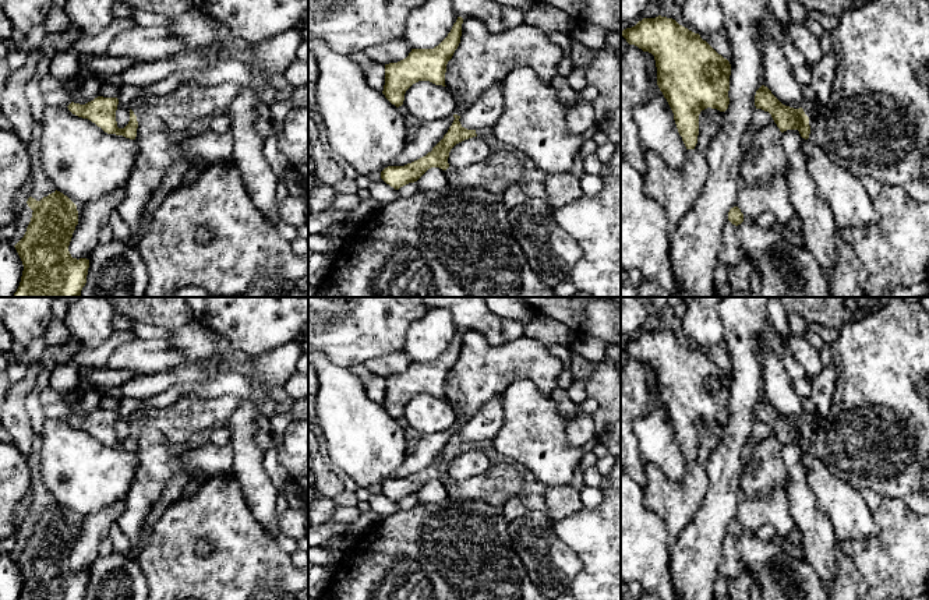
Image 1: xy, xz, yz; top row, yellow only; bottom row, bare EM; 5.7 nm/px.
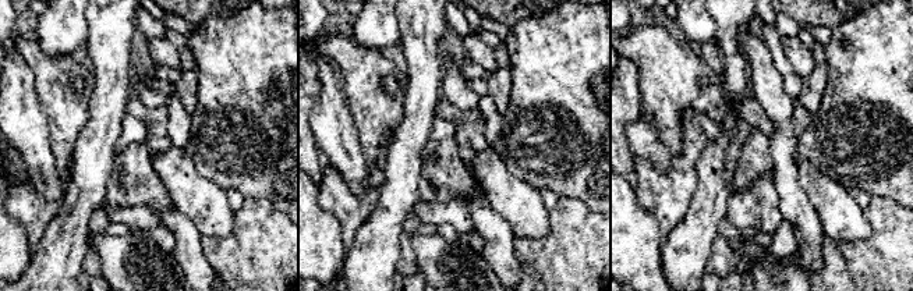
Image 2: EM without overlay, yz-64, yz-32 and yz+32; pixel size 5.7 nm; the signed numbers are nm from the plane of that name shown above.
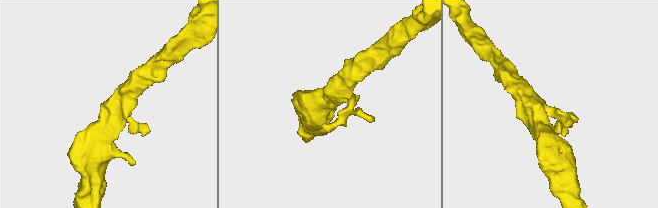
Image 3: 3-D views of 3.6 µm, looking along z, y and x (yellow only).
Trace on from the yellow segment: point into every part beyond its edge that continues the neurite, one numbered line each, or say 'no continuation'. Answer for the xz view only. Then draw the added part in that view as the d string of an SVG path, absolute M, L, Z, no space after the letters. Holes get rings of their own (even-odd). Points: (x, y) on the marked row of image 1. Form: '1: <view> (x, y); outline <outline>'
1: xz (500, 170); outline M508 151L491 152L483 162L463 170L448 167L444 172L452 187L484 190L494 197L502 197L509 187L540 176Z

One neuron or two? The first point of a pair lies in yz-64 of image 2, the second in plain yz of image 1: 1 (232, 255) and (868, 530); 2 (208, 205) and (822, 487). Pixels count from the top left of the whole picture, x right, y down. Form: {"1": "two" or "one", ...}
{"1": "two", "2": "one"}

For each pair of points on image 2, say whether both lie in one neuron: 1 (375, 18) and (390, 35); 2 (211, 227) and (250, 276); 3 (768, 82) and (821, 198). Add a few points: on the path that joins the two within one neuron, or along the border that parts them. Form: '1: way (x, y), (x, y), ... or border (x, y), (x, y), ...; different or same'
1: way (378, 22), (386, 31); same
2: border (236, 212), (233, 230), (227, 236), (204, 238); different
3: border (798, 153), (798, 183), (802, 187); different

